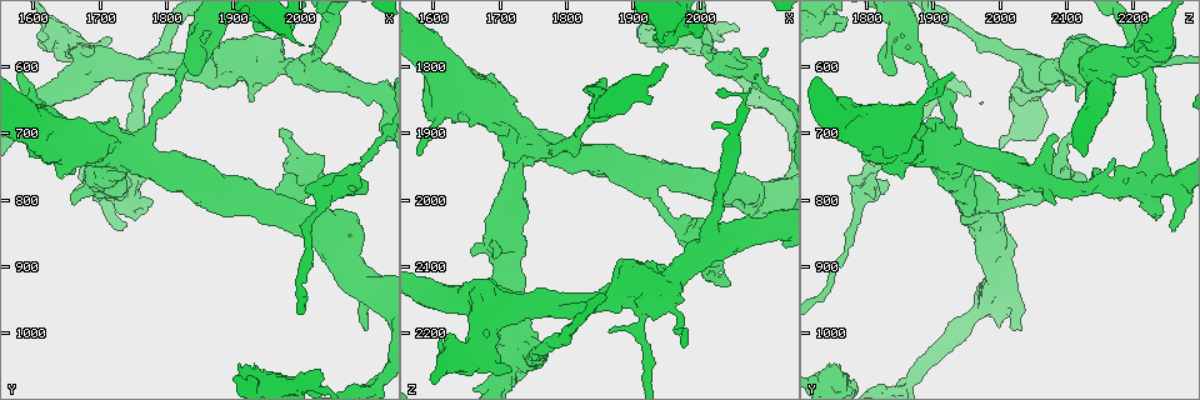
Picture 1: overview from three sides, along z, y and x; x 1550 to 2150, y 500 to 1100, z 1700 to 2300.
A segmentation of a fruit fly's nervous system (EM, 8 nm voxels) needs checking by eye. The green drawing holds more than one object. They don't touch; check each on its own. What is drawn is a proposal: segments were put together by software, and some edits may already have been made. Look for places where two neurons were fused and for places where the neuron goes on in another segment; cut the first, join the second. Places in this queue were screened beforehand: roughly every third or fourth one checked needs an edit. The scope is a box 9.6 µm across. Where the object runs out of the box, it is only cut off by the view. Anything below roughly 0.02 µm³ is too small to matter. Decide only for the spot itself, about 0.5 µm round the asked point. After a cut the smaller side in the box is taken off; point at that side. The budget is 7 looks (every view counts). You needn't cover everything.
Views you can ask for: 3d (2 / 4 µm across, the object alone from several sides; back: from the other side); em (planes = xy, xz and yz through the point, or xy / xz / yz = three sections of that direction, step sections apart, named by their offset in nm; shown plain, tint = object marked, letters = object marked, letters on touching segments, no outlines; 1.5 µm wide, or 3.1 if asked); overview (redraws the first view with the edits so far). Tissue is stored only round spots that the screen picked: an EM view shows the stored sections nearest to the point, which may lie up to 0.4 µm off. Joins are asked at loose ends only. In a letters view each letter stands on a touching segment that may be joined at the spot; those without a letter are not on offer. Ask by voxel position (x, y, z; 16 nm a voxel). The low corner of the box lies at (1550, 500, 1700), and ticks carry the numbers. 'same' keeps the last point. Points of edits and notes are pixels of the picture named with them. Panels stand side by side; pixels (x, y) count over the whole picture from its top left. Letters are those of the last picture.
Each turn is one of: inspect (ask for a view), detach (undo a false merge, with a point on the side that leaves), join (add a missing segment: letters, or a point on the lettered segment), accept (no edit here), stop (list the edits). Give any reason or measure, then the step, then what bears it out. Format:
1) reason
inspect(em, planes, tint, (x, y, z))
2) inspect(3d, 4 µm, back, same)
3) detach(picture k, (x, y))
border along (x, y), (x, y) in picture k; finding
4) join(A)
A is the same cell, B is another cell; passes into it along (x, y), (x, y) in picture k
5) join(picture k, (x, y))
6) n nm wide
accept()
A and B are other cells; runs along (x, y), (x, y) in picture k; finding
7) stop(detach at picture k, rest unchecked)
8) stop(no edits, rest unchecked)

branch point
inspect(em, planes, tint, (2035, 790, 1795))

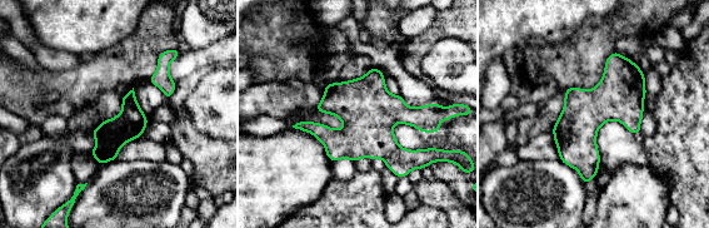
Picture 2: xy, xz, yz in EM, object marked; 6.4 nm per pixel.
inspect(em, planes, letters, same)

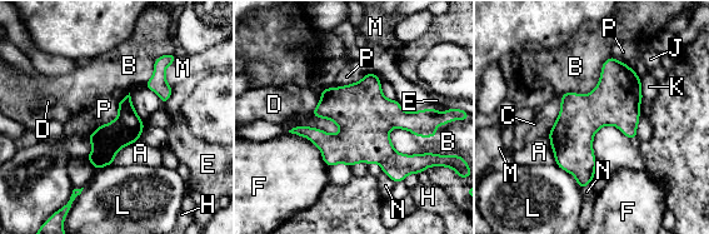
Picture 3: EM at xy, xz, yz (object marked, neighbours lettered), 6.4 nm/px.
F touches over 340 nm
accept()
A, B, C, D, E, F, H, J, K, L, M, N and P are other cells; runs along (612, 60), (582, 184) in picture 3; all the same neuron

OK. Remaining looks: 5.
free end
inspect(3d, 2 µm, (2045, 770, 2130))

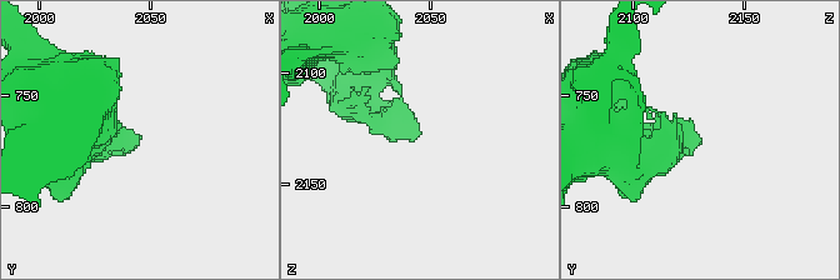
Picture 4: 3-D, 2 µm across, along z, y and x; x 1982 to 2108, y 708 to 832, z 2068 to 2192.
need the tissue
inspect(em, yz, step 8, tint, (2043, 769, 2128))

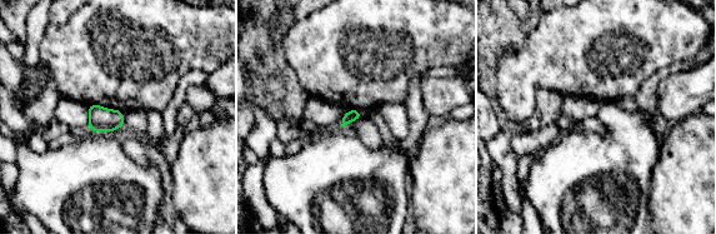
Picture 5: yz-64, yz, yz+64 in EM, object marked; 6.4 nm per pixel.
inspect(em, yz, step 8, letters, same)

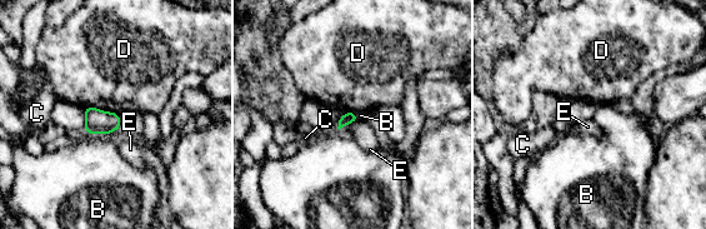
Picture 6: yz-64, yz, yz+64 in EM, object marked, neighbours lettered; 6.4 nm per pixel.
accept()
B, C, D and E are other cells; none of them fits

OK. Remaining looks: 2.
branch stops here
inspect(em, planes, tint, (1930, 535, 1750))

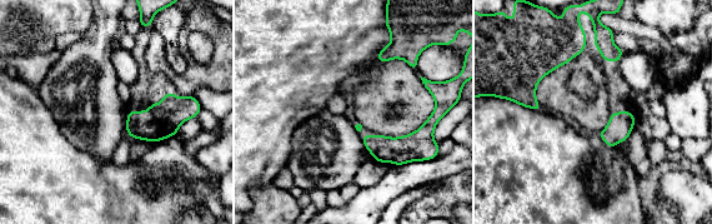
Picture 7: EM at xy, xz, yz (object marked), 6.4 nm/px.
what lies round it
inspect(em, planes, letters, same)

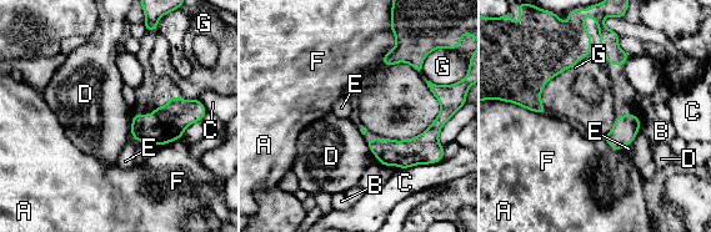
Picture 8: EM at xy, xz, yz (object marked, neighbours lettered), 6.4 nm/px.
accept()
A, B, C, D, E, F and G are other cells; none of them fits

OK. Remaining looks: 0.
stop(no edits, rest unchecked)

